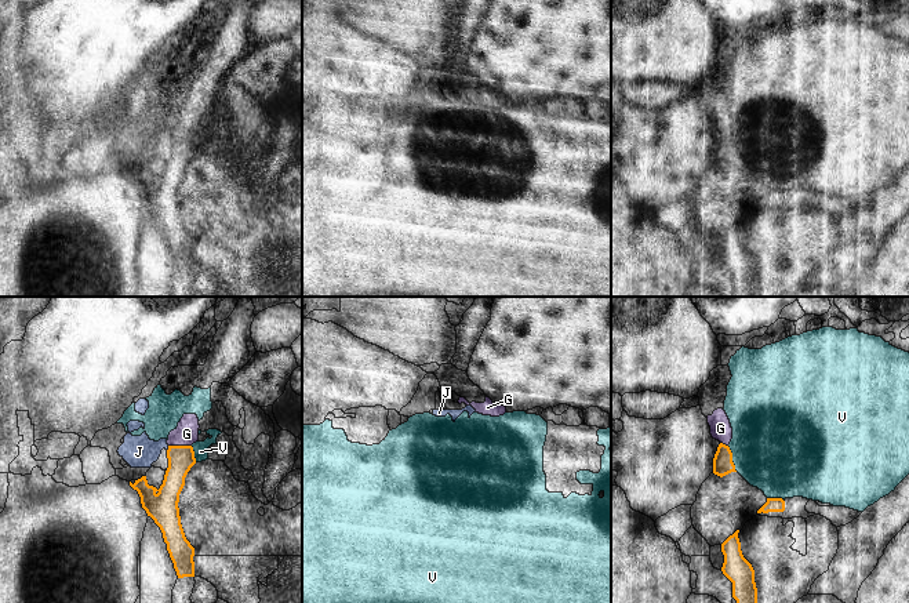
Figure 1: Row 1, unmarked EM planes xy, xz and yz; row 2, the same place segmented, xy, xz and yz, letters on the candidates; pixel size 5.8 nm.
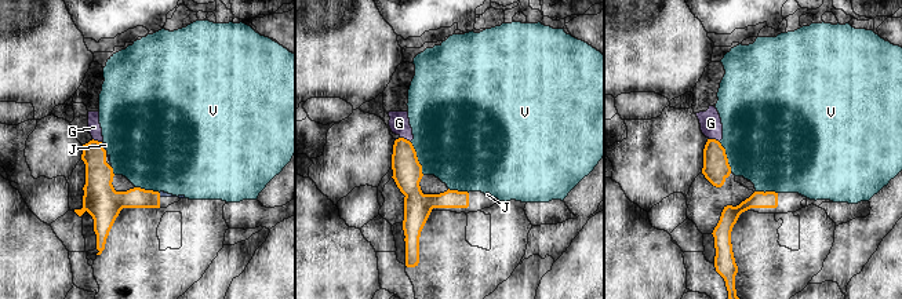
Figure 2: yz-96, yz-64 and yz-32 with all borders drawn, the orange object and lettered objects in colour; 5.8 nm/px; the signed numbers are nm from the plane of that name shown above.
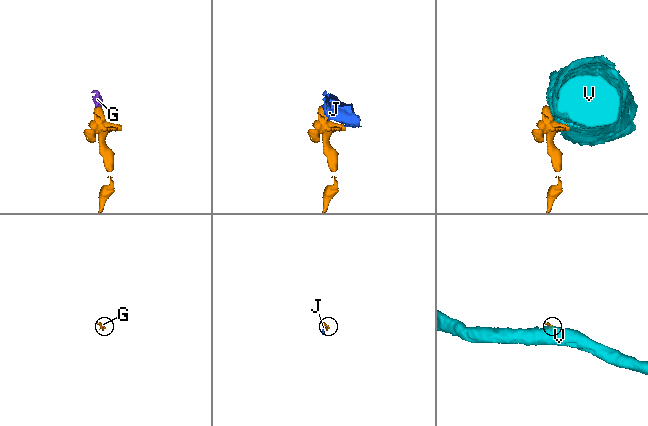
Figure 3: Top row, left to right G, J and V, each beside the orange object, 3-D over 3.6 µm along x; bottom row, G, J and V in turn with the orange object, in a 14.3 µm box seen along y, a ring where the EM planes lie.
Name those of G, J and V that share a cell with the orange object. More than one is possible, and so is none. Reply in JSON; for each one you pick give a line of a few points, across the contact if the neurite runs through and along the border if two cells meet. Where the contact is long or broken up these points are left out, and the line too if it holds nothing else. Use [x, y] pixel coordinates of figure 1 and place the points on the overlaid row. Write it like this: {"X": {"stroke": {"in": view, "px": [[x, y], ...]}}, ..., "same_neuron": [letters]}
{"G": {"stroke": {"in": "xy", "px": [[181, 458], [180, 446], [186, 433]]}}, "same_neuron": ["G"]}

